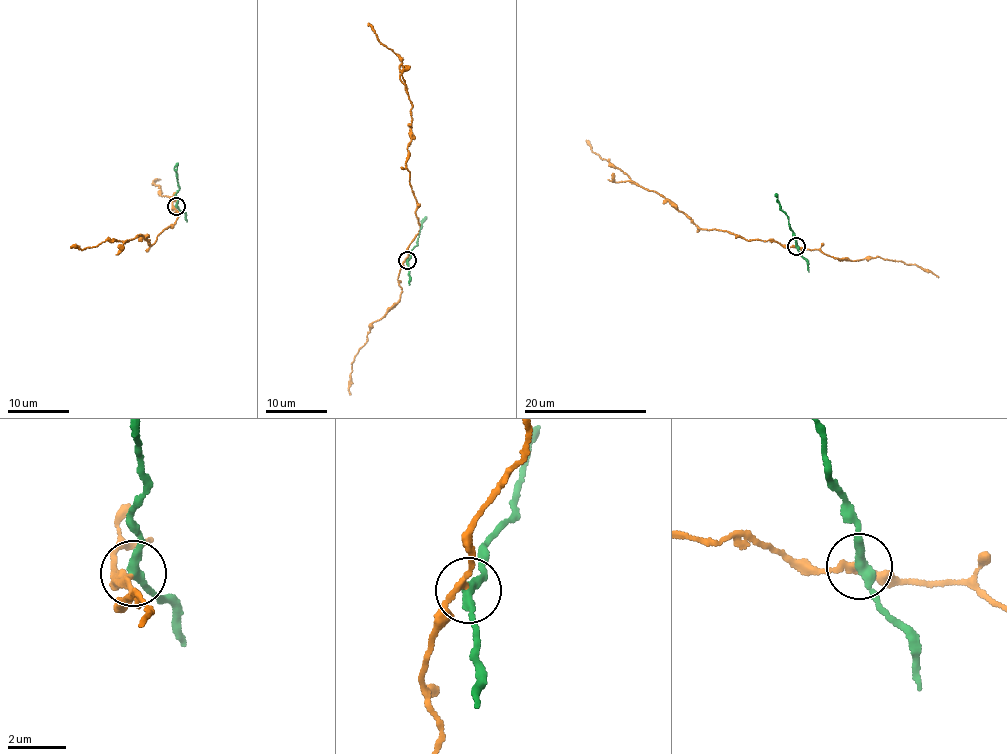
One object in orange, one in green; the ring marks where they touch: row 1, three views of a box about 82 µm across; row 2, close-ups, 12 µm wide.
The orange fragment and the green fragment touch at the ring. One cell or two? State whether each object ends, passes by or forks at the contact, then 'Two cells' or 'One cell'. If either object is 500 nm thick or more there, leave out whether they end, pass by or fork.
At the ring orange passes by. At the ring green passes by. Two cells

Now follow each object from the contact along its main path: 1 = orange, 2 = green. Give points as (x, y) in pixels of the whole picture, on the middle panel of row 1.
1: (407, 260), (407, 249), (420, 229), (408, 169), (411, 106), (400, 77), (401, 62), (368, 23)
2: (407, 260), (427, 216)

